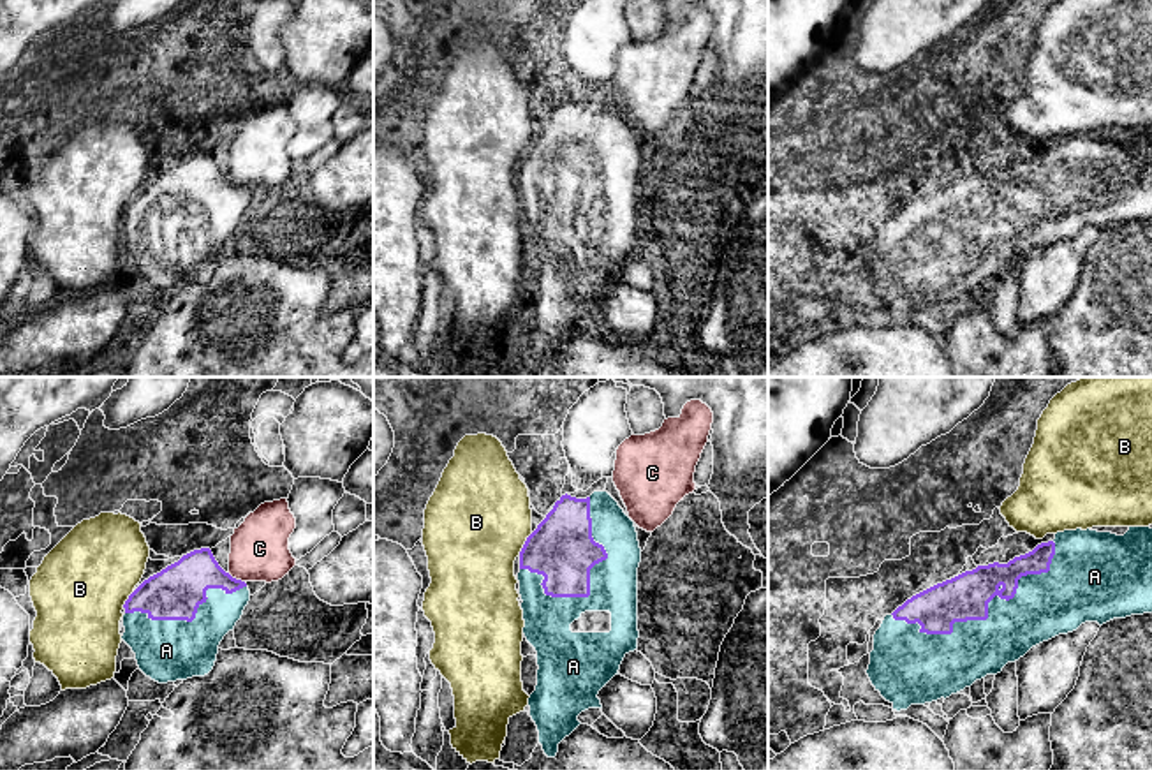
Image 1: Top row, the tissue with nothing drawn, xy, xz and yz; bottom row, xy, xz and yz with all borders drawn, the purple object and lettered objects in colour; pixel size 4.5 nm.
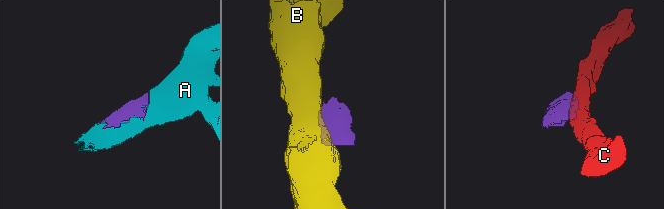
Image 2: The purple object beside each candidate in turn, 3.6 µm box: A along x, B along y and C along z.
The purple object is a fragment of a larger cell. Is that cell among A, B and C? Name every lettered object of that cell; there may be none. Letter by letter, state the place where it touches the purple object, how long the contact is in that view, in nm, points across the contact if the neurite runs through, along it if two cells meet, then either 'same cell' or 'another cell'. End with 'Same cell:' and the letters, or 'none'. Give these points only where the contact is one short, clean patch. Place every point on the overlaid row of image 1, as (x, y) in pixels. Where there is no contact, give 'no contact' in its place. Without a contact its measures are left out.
A: yz (987, 614) | 800 nm | same cell
B: xz (525, 543) | 120 nm | another cell
C: xy (235, 578) | 90 nm | another cell
Same cell: A

